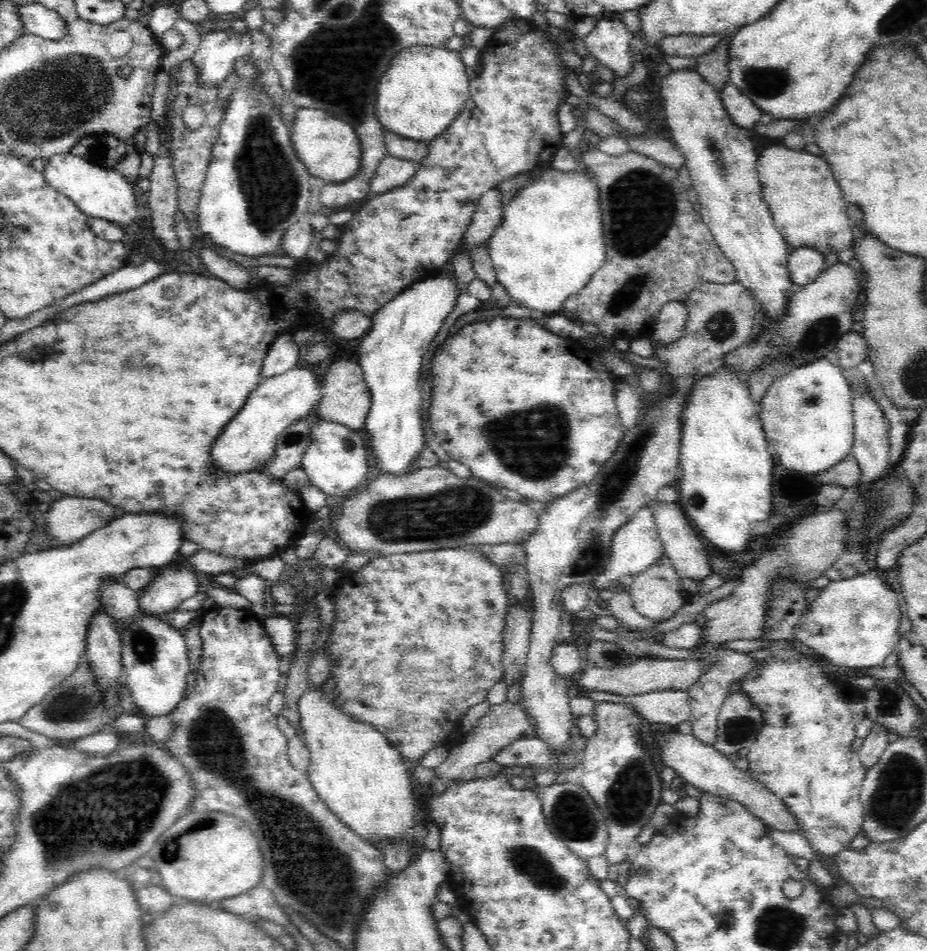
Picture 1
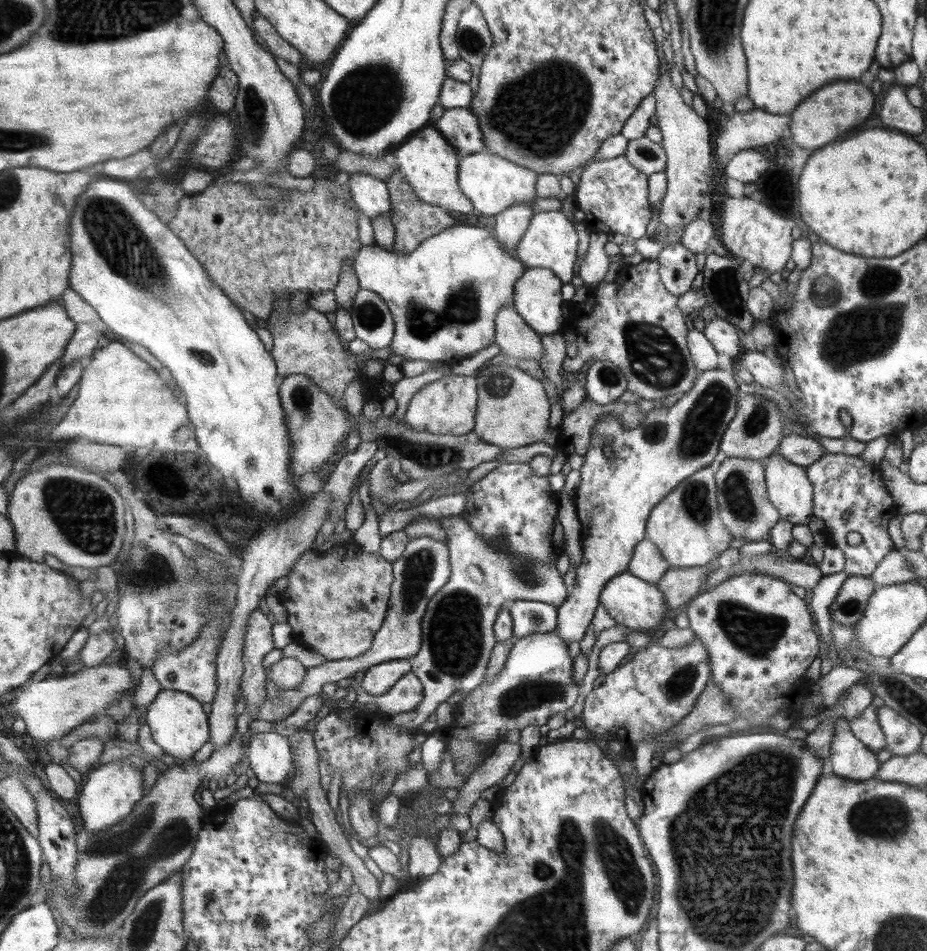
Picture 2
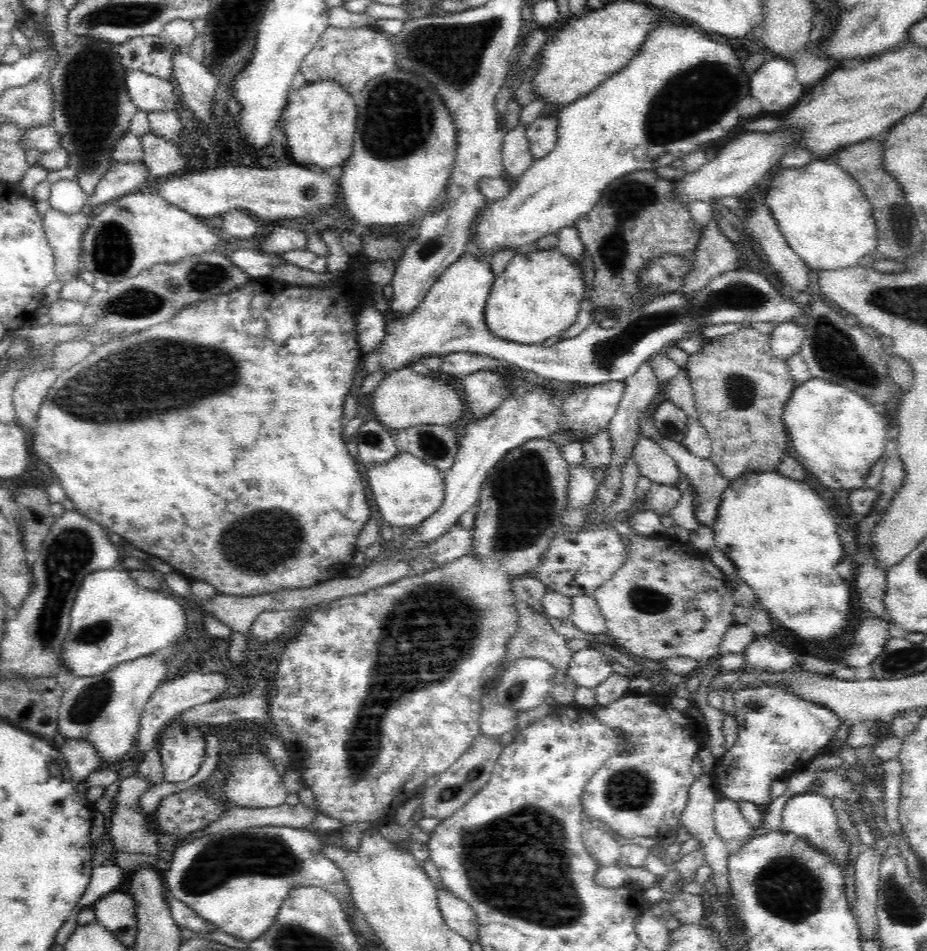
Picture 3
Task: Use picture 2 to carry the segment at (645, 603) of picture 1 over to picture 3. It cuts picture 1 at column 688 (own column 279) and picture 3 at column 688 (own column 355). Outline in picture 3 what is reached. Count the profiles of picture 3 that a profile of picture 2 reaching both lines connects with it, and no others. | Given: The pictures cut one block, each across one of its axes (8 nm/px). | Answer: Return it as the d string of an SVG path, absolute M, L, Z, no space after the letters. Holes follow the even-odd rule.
M632 535L627 546L628 558L622 568L612 575L592 594L606 619L607 632L615 639L619 648L635 656L660 661L666 658L686 657L699 663L719 655L719 648L726 632L736 623L733 617L734 600L724 582L713 578L704 569L700 550L689 543L680 548L654 550L650 538Z

